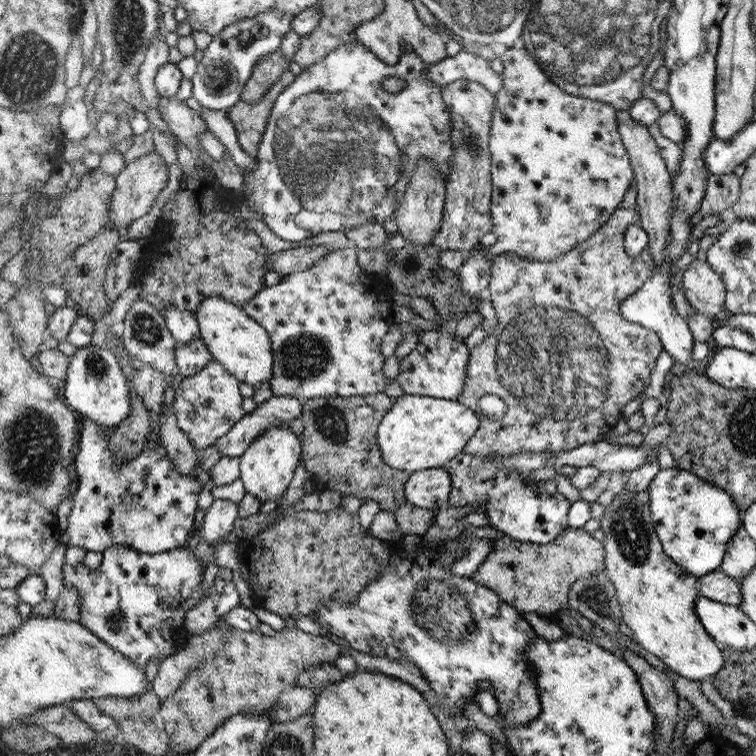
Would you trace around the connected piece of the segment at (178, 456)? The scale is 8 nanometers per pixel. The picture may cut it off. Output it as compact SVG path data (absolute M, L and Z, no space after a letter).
M164 404L164 418L162 418L163 443L172 460L176 462L176 468L184 474L198 474L198 464L202 460L202 455L196 450L196 445L190 439L190 436L182 430L179 424L178 414L174 406Z

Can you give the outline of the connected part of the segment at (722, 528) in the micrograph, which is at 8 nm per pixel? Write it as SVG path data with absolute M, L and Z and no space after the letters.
M676 467L660 469L649 482L648 492L651 493L651 520L656 520L656 528L660 528L659 540L664 540L667 555L676 564L684 564L694 576L719 570L731 540L742 525L742 512L735 499L719 485Z

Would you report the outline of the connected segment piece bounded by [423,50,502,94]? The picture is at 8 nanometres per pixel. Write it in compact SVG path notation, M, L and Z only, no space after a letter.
M461 50L457 55L428 65L423 76L428 76L434 84L440 87L454 81L476 81L483 84L492 93L502 90L502 76L490 66L489 60L470 52Z

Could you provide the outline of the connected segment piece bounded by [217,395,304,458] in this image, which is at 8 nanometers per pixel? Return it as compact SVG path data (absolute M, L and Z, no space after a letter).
M273 395L248 416L243 416L228 435L217 444L222 456L239 457L252 445L252 442L266 432L270 425L290 424L300 417L304 401L298 397Z

